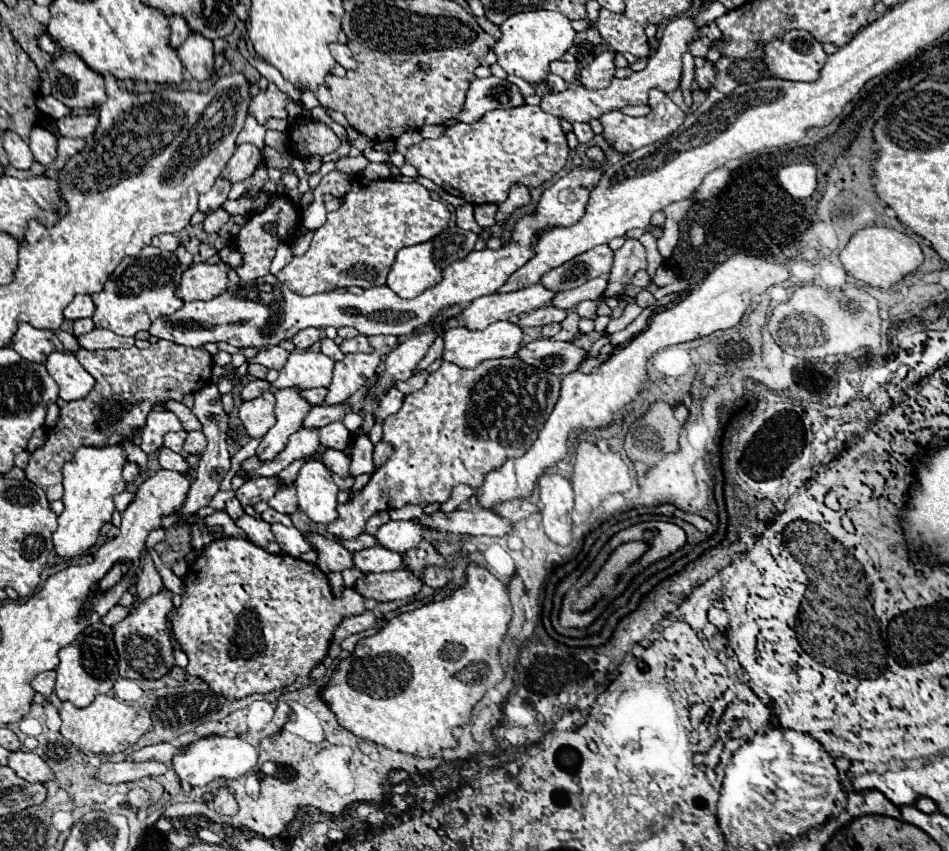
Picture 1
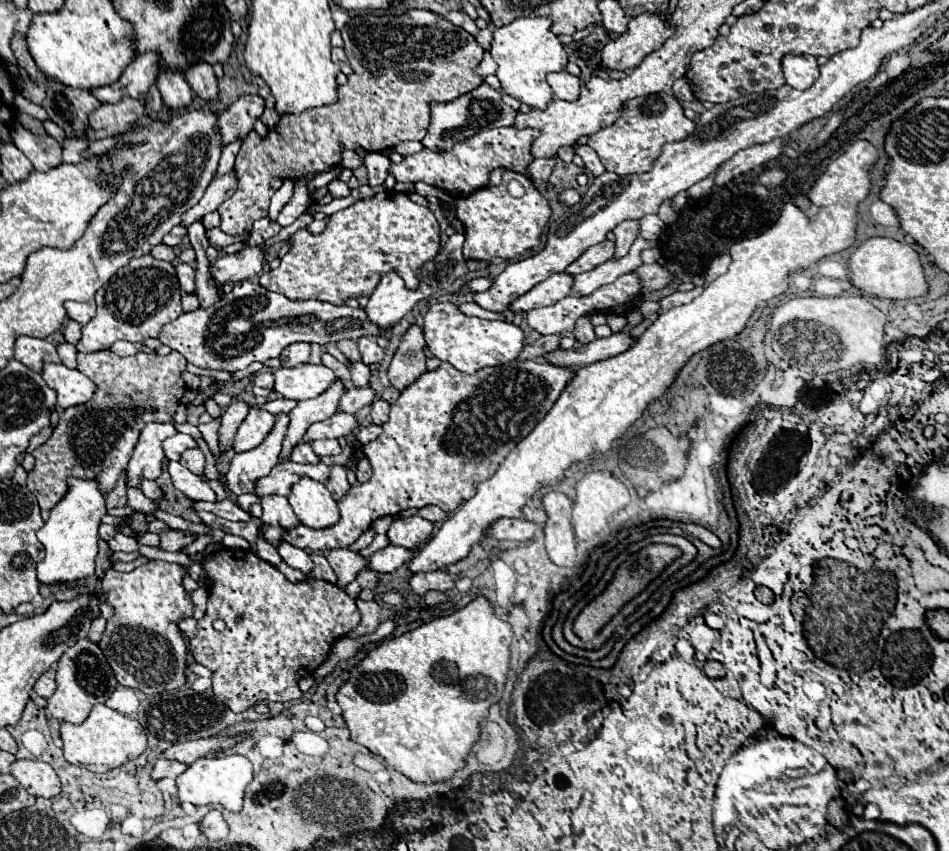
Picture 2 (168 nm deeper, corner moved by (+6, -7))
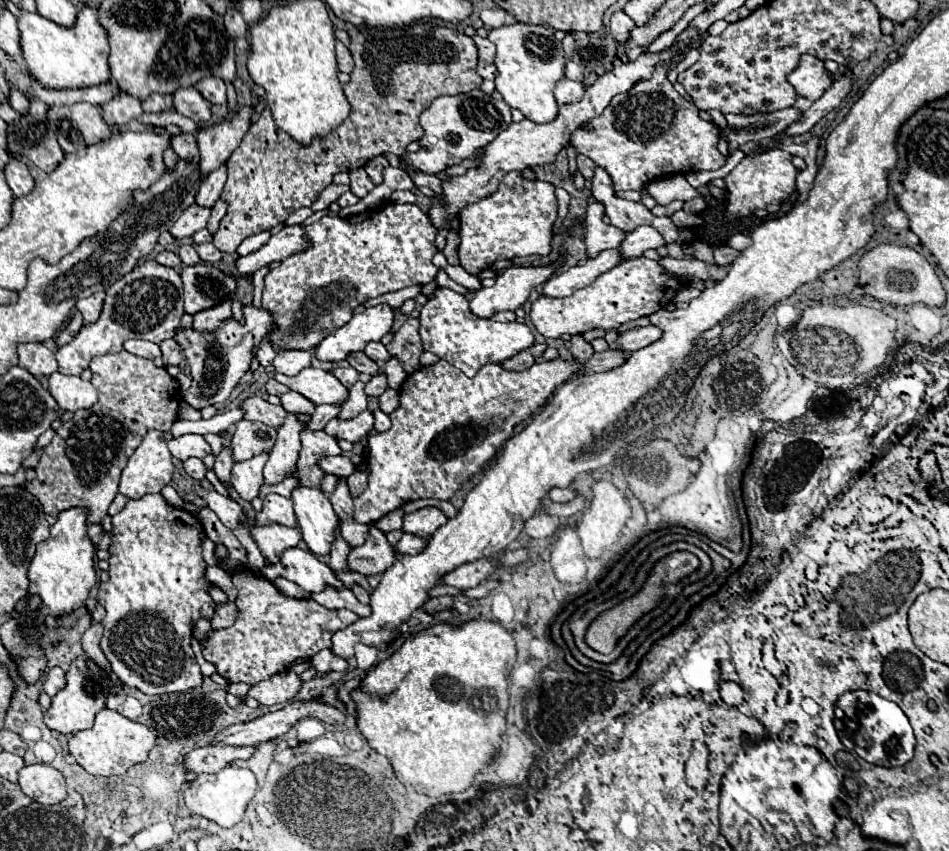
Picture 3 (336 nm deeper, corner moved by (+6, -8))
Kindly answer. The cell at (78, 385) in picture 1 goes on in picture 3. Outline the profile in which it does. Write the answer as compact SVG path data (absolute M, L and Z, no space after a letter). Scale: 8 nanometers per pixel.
M61 372L49 376L49 392L61 410L75 412L91 408L97 402L97 390L91 382L85 382L79 376L65 376Z

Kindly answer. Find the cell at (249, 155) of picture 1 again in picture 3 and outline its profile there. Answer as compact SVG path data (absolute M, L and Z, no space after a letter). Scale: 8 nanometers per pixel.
M193 204L193 206L189 206L189 208L179 216L179 220L169 228L169 234L171 234L173 238L177 238L177 240L189 238L193 232L201 230L201 228L207 224L209 214L211 214L209 208L201 208L201 206L197 206L197 204Z

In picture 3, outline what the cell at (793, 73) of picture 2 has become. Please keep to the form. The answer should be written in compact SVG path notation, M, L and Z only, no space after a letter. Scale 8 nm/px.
M805 54L801 56L801 64L789 74L789 82L795 86L799 96L817 100L827 88L831 88L833 78L819 58Z

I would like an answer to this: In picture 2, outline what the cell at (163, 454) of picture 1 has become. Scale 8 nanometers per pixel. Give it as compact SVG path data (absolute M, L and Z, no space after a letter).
M169 461L167 463L167 471L171 475L173 485L189 499L197 499L197 501L215 501L215 493L211 491L209 483L203 481L199 475L191 473L187 467L183 467L177 461Z

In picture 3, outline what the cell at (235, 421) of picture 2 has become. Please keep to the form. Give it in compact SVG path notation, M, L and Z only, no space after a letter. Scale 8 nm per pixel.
M227 434L227 436L223 438L223 450L221 450L221 454L215 458L215 468L213 468L215 474L217 474L217 478L219 478L223 484L229 484L229 480L231 480L231 466L233 466L229 442L231 442L231 434Z

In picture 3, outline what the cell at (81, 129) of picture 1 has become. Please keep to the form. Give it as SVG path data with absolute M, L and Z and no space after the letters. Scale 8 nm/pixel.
M119 94L115 100L109 100L107 104L101 106L101 114L109 126L113 124L129 124L131 120L139 118L143 114L141 102L133 96Z

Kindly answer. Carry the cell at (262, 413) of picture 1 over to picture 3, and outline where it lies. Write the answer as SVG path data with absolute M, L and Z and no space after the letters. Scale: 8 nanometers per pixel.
M239 420L235 424L235 432L231 438L233 462L249 460L251 456L257 456L259 452L269 452L275 444L275 438L277 438L275 428L269 428L261 422Z

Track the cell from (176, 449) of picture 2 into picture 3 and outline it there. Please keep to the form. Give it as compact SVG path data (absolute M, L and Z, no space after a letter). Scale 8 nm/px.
M185 434L179 438L173 438L169 442L169 450L177 460L187 460L191 456L195 458L205 458L207 454L211 454L211 446L207 444L207 440L199 434Z

